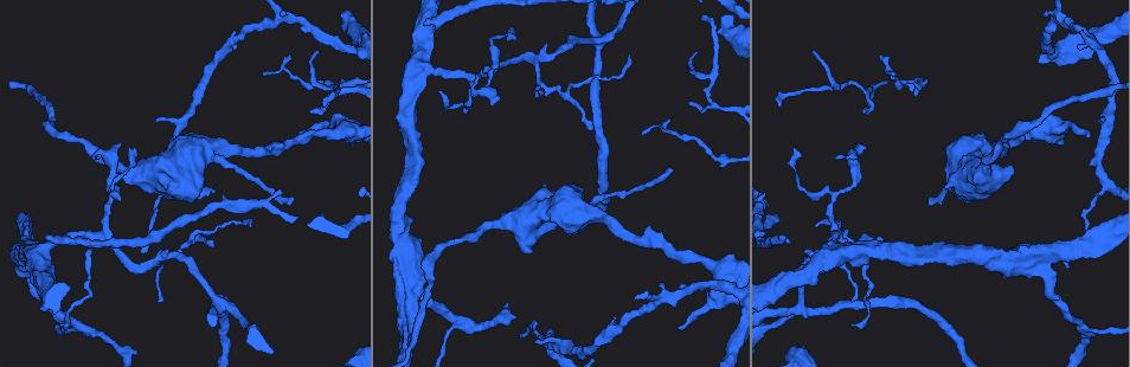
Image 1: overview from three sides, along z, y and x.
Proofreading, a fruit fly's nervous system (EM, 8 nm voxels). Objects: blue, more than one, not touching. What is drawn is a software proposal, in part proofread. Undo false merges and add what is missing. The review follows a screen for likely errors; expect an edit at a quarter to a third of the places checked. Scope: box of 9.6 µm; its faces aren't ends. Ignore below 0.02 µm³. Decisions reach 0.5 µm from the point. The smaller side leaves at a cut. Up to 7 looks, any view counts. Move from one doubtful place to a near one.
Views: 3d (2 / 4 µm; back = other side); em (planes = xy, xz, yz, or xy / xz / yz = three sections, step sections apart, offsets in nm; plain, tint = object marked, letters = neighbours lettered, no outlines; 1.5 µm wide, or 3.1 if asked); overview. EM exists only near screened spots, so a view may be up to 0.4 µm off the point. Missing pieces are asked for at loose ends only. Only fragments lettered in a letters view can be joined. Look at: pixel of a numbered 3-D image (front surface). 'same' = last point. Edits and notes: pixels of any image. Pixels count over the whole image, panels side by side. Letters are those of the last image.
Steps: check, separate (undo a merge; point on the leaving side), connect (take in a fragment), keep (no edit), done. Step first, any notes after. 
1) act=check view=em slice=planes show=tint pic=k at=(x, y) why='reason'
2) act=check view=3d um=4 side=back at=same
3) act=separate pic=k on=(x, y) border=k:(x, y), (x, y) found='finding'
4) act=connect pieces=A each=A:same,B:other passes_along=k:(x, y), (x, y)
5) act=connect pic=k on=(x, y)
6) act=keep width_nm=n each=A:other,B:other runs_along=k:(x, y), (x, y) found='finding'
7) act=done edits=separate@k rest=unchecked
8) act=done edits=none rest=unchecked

act=check view=em slice=planes show=tint pic=1 at=(426, 24)

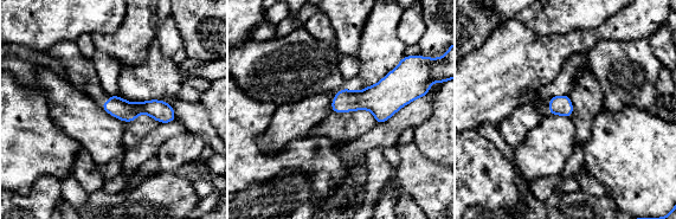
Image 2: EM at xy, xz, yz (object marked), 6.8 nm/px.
act=check view=em slice=planes show=letters at=same why='see the neighbours'

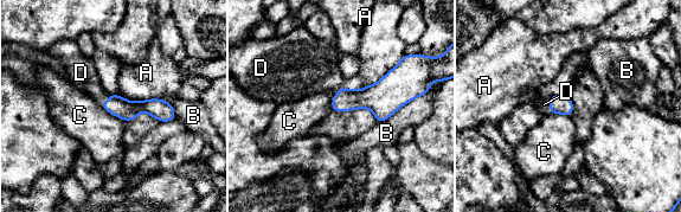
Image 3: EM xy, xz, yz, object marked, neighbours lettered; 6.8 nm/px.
act=connect pieces=D width_nm=130 each=A:other,B:other,C:other,D:same passes_along=3:(376, 97), (340, 89), (314, 75) found='it goes on there'

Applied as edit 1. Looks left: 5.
act=check view=em slice=planes show=letters pic=1 at=(546, 184) why='stops while still wide'

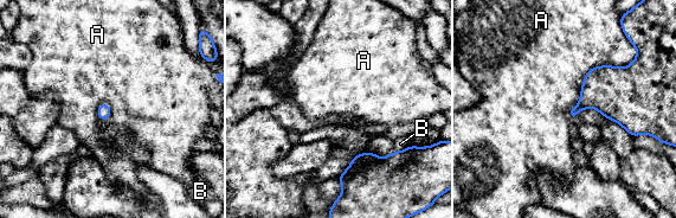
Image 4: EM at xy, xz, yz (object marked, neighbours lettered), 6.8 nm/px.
act=keep each=A:other,B:other border=4:(632, 62), (593, 66), (571, 115) found='no lettered fragment goes on from it'

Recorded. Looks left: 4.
act=check view=em slice=yz step=8 show=letters pic=1 at=(802, 307) why='four-way junction'

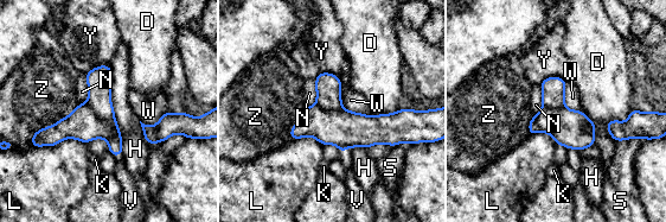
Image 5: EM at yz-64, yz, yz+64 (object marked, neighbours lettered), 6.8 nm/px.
act=separate pic=5 on=(83, 125) width_nm=260 each=D:other,H:other,K:other,L:other,N:other,S:other,V:other,W:other,Y:other,Z:other border=5:(87, 103), (102, 120), (115, 120) found='a second neuron is stuck on'

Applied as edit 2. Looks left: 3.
act=done edits=connect@3,separate@5 rest=unchecked

